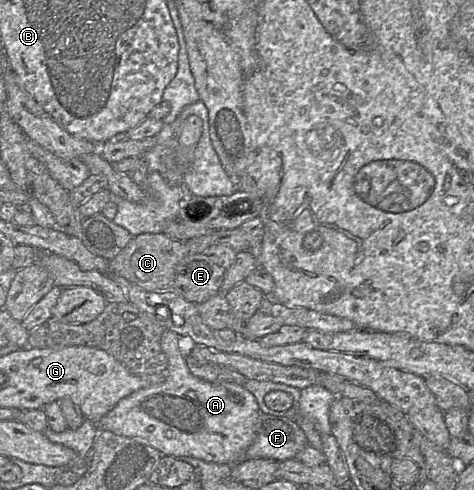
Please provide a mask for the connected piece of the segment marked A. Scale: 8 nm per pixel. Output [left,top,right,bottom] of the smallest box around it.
[98,330,261,466]

